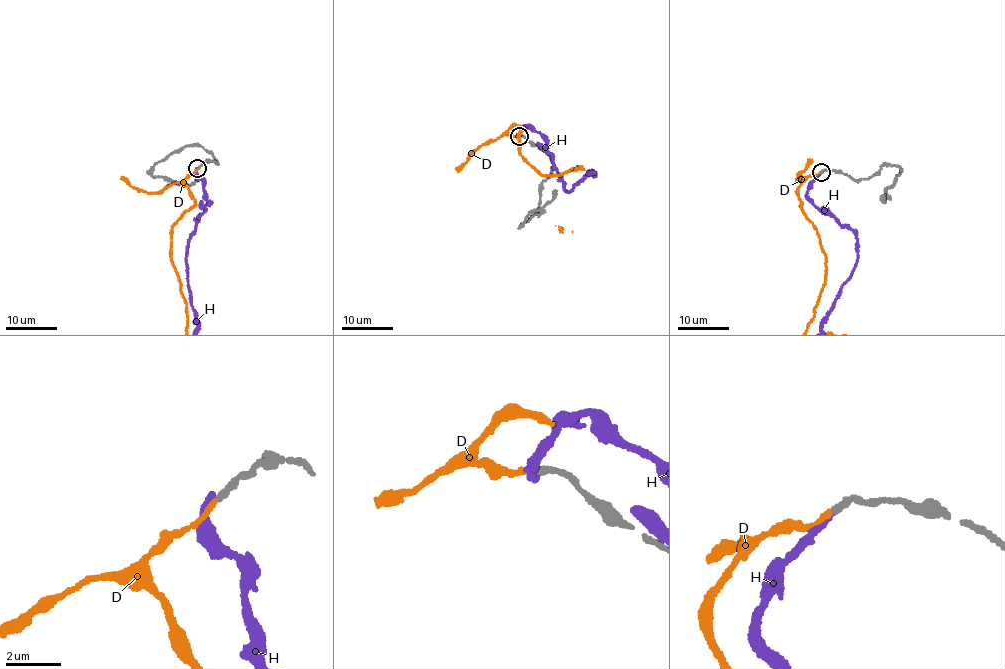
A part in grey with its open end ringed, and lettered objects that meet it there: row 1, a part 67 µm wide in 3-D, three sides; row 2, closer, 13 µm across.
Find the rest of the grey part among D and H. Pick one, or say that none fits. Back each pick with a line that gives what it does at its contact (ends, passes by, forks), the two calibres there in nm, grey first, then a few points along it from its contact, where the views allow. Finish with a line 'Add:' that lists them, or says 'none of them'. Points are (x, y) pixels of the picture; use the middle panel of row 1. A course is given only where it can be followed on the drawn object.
D: it ends | 280/180 nm
Add: D

